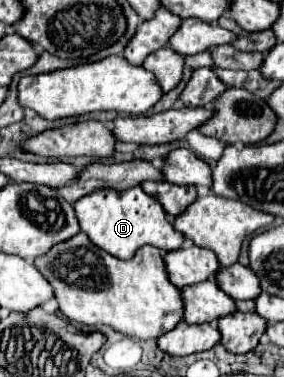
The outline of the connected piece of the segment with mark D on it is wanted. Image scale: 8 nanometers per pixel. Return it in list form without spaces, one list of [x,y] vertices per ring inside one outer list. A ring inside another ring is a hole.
[[[140,186],[116,192],[116,190],[96,190],[74,204],[80,228],[88,238],[102,250],[122,260],[128,260],[142,246],[154,246],[166,252],[178,250],[184,244],[184,236],[174,230],[168,220],[168,214],[158,200],[148,196]]]

